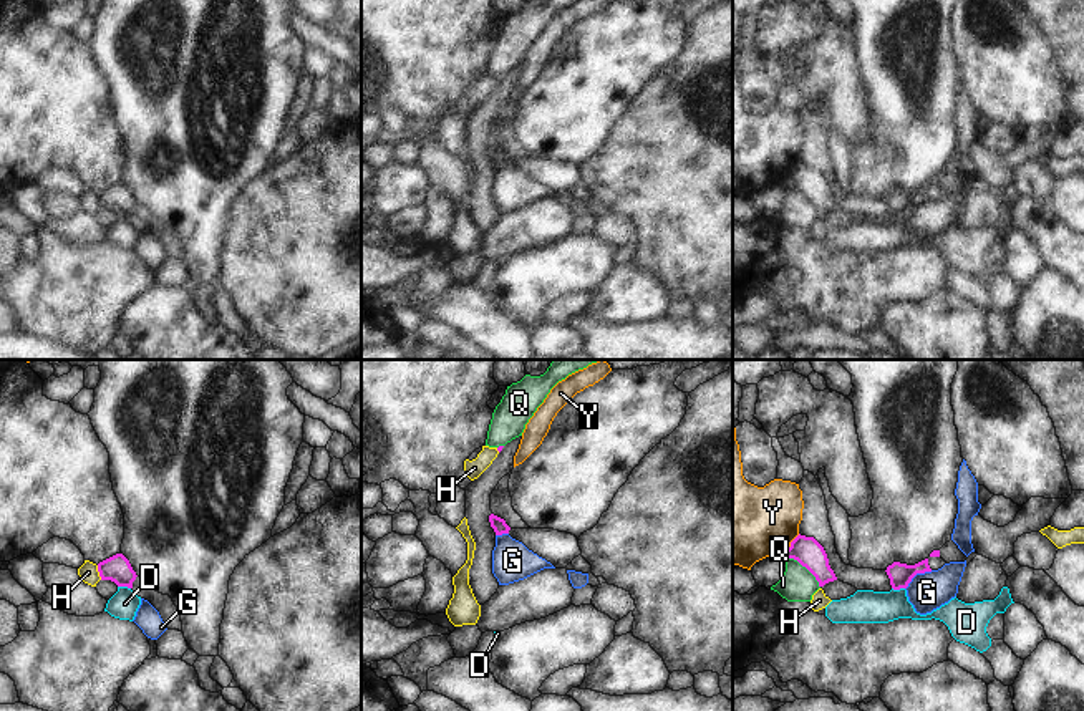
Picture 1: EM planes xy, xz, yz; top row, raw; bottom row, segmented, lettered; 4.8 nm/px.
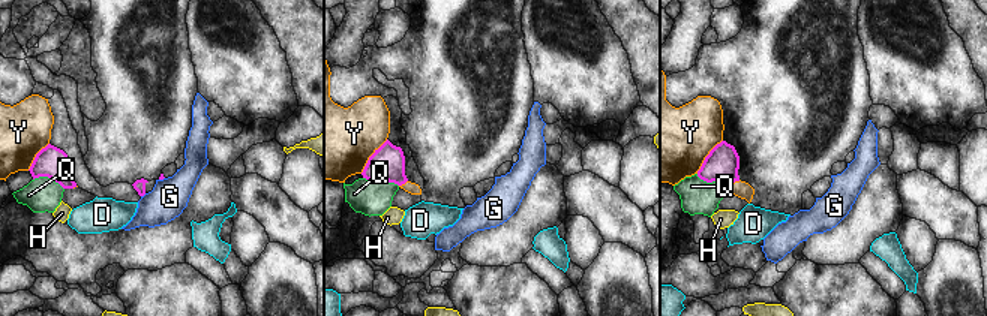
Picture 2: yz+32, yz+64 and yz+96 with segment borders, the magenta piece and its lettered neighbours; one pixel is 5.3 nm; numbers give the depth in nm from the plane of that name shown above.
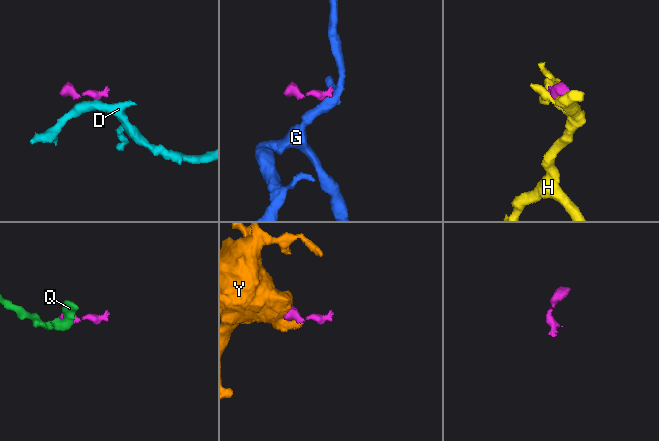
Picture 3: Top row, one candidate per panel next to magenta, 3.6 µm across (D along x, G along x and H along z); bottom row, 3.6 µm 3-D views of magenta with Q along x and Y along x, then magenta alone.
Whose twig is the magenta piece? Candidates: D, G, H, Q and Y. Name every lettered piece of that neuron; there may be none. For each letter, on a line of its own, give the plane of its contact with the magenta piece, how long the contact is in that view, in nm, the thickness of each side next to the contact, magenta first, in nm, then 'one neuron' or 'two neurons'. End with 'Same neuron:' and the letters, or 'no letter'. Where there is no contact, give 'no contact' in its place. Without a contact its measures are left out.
D: xy | 70 nm | 130/140 nm | two neurons
G: yz | 160 nm | 110/190 nm | two neurons
H: xy | 80 nm | 130/100 nm | two neurons
Q: yz | 220 nm | 140/170 nm | two neurons
Y: yz | 140 nm | 140/380 nm | two neurons
Same neuron: no letter

